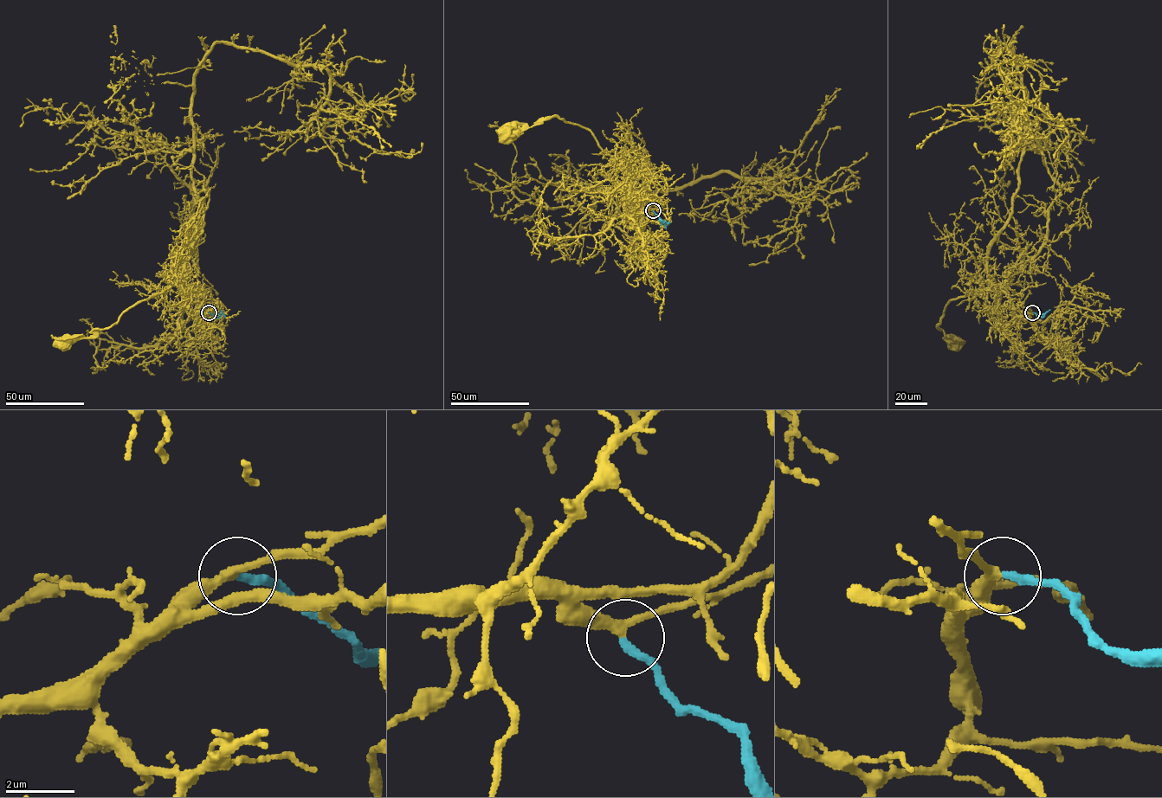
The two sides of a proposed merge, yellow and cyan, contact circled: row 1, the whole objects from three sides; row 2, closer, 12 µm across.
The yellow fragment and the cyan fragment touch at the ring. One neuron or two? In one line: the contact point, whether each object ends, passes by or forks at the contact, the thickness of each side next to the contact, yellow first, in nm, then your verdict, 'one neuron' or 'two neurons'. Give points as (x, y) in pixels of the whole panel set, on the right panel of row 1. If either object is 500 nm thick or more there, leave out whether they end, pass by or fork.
place (1032, 312); yellow passes by; cyan ends; calibres 260 and 260 nm; one neuron

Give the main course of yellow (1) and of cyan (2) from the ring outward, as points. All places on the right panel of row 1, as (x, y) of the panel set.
1: (1032, 312), (1030, 318), (1019, 316), (1004, 293), (984, 283), (945, 305), (938, 326), (952, 343)
2: (1032, 312), (1042, 317), (1050, 309)

